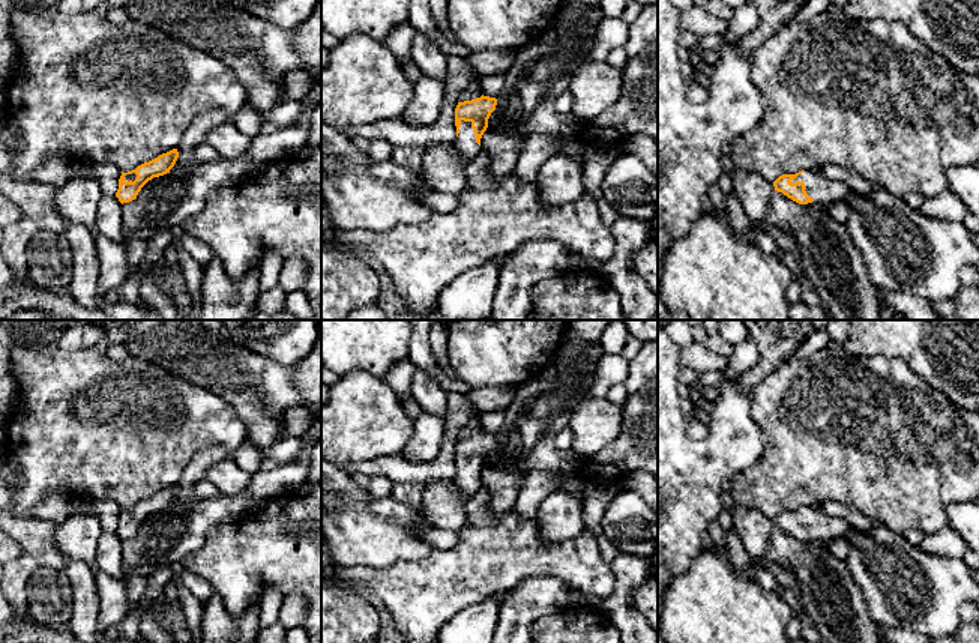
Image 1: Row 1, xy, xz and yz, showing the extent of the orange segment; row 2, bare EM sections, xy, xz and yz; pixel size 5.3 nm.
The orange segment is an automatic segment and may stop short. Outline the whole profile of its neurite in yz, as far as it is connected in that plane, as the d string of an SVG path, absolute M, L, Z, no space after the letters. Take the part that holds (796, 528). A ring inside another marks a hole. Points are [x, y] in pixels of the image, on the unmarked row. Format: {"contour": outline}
{"contour": "M802 506L782 511L773 518L775 527L782 529L799 541L845 538L850 526L845 520L827 515L821 508Z"}

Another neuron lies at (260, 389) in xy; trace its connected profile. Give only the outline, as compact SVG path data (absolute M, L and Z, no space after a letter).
M83 320L104 329L110 344L122 344L129 356L155 364L182 377L234 407L245 424L248 439L260 451L261 458L284 439L281 419L288 409L306 407L321 416L321 403L306 404L294 385L296 367L281 365L269 358L234 344L227 335L212 337L195 320Z

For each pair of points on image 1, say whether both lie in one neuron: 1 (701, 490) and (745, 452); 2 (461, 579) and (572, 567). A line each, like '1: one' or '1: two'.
1: one
2: one

